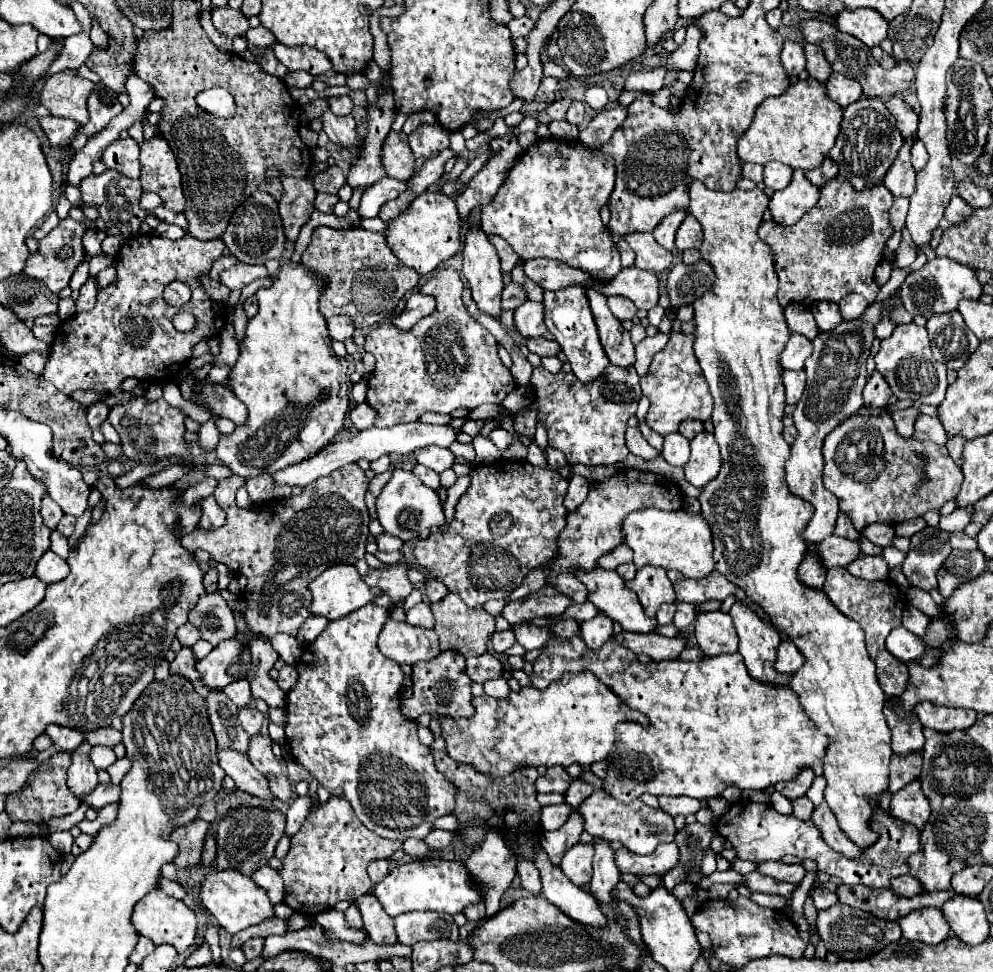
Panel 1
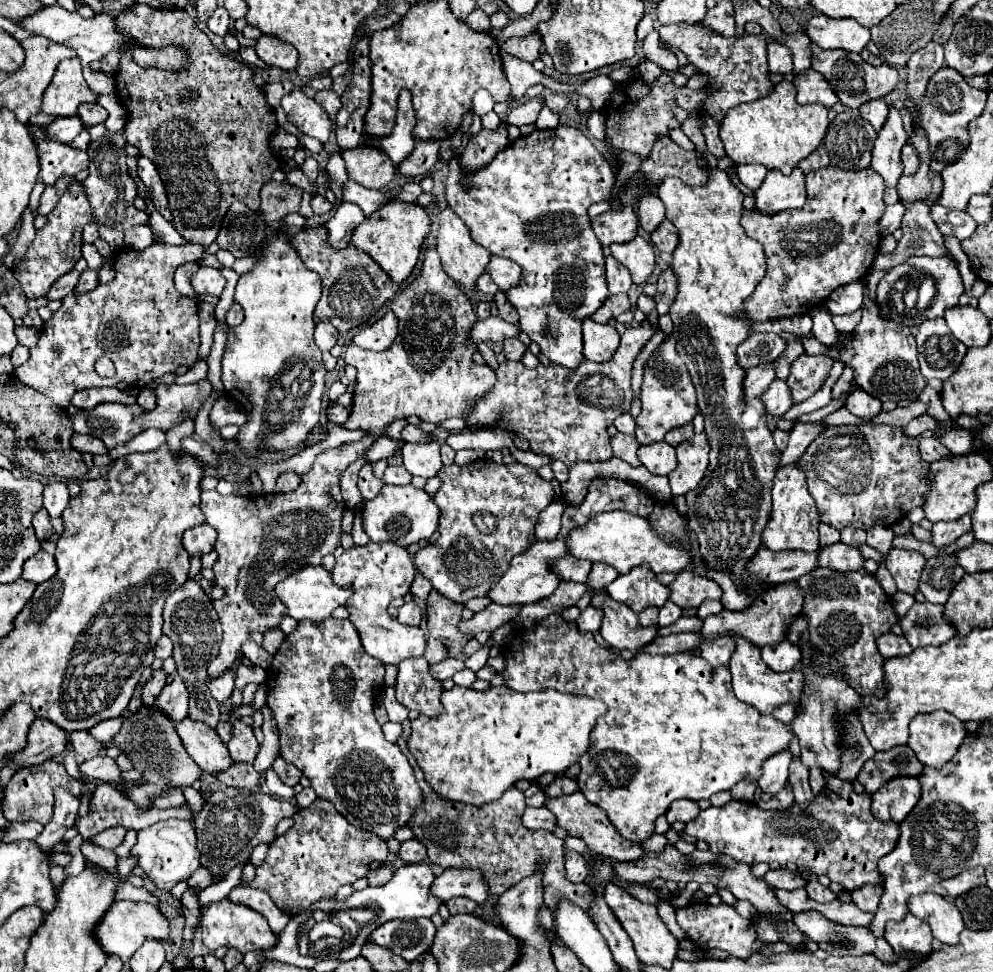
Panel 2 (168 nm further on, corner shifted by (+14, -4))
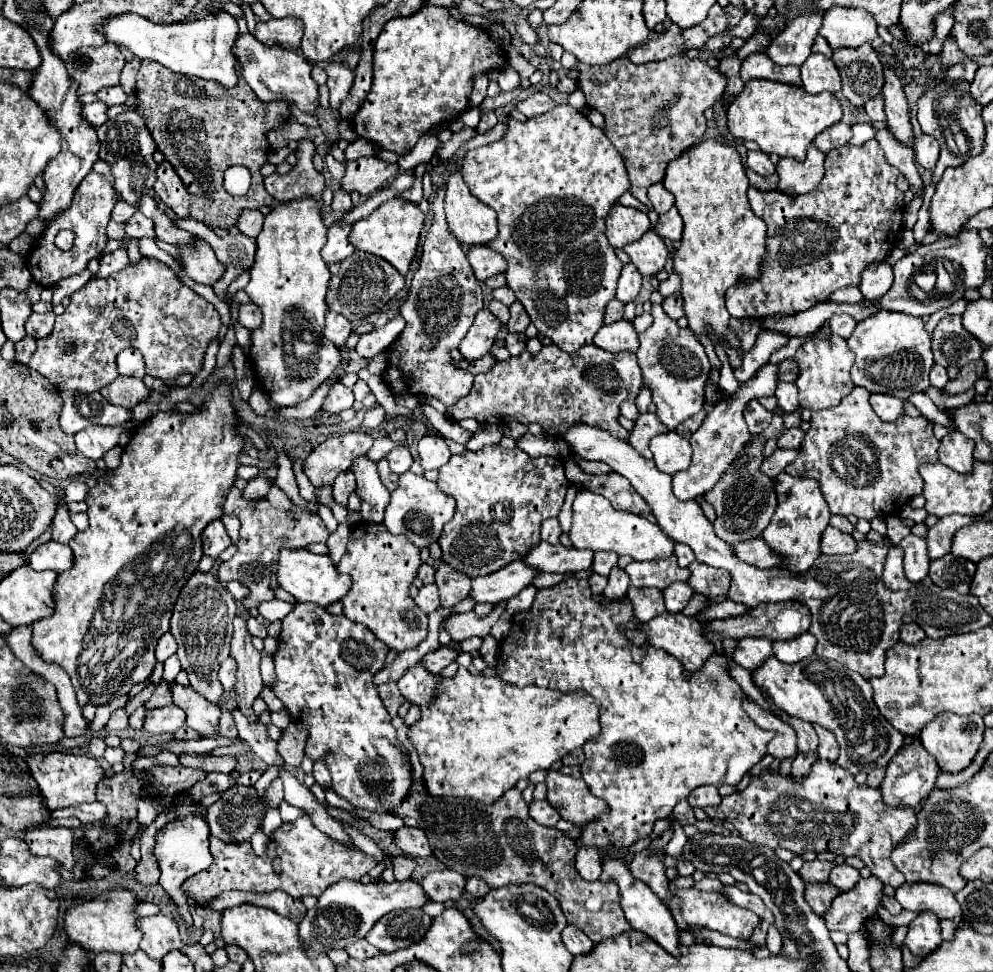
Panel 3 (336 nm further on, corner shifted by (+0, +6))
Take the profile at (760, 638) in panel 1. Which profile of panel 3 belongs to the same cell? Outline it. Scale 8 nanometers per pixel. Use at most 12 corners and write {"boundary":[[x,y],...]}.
{"boundary":[[772,655],[752,671],[790,717],[820,723],[852,775],[886,767],[902,747],[844,665]]}

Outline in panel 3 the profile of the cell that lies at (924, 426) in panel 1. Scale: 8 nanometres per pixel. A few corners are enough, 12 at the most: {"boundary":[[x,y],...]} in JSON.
{"boundary":[[960,431],[940,441],[938,459],[958,473],[974,463],[970,441]]}

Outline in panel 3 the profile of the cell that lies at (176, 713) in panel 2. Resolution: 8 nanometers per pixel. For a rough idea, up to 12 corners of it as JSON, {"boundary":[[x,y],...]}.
{"boundary":[[178,705],[150,709],[144,719],[148,733],[174,733],[186,721]]}

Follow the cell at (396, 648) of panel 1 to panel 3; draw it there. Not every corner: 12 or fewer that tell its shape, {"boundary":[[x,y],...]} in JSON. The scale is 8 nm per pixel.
{"boundary":[[382,523],[350,531],[338,571],[344,615],[394,651],[418,647],[428,615],[408,595],[422,565]]}

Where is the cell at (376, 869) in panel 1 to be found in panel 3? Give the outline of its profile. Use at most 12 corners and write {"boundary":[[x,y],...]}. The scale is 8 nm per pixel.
{"boundary":[[394,857],[394,879],[406,881],[416,867],[410,857]]}

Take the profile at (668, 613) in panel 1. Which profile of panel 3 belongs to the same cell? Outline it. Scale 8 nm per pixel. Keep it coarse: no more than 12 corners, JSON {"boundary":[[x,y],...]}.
{"boundary":[[630,587],[628,599],[642,623],[666,611],[658,589]]}

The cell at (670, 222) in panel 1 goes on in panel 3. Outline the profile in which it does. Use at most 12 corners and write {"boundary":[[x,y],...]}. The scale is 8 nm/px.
{"boundary":[[662,183],[648,189],[652,209],[658,215],[670,211],[672,195]]}

